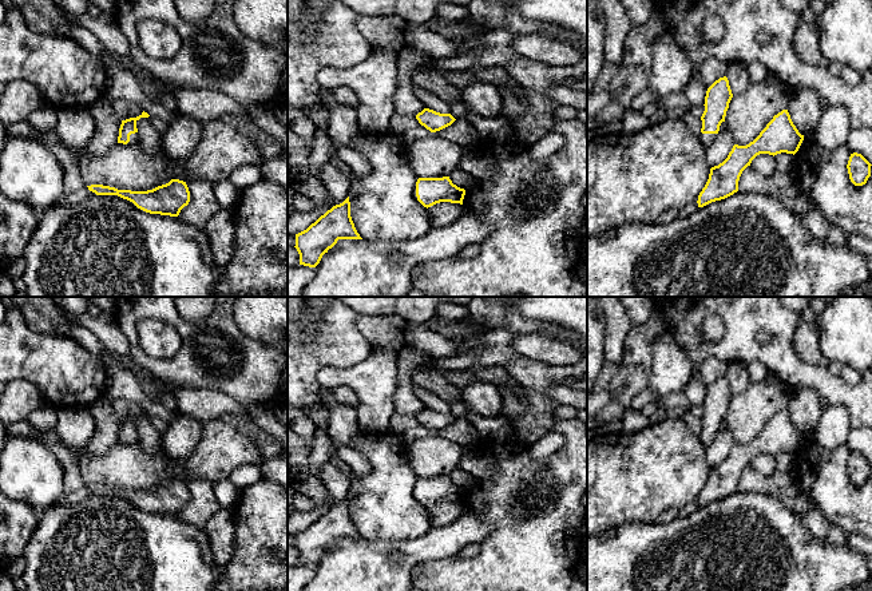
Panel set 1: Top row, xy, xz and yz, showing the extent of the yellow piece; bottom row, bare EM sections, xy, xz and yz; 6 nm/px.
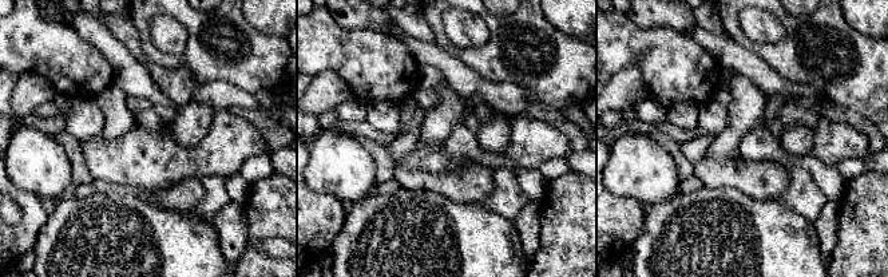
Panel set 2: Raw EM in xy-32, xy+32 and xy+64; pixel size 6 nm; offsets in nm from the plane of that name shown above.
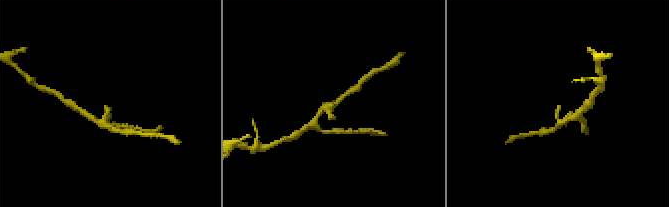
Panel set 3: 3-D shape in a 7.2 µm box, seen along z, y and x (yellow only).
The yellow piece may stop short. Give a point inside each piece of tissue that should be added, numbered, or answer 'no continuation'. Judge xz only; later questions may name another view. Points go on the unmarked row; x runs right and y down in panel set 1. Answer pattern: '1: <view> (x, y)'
no continuation

